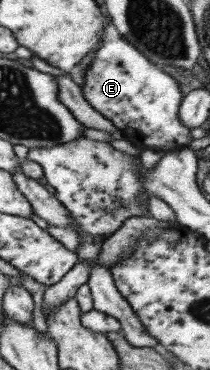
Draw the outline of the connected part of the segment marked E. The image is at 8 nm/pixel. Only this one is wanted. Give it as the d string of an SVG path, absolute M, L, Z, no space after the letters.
M110 21L104 32L106 35L104 35L102 44L84 69L84 84L81 88L83 98L101 117L110 120L115 129L124 135L123 139L136 148L178 151L186 147L191 142L191 129L185 127L178 118L178 107L182 95L176 80L146 59L140 51L132 47L132 44L122 39Z

